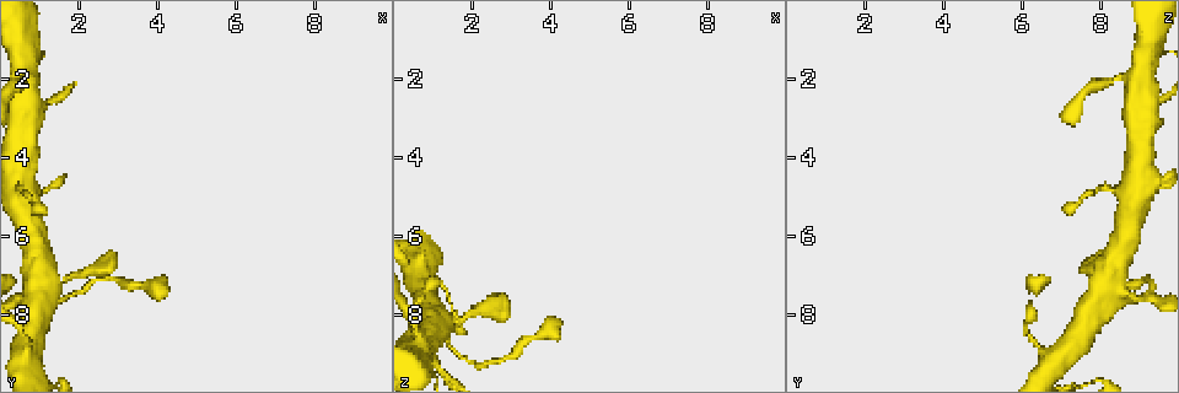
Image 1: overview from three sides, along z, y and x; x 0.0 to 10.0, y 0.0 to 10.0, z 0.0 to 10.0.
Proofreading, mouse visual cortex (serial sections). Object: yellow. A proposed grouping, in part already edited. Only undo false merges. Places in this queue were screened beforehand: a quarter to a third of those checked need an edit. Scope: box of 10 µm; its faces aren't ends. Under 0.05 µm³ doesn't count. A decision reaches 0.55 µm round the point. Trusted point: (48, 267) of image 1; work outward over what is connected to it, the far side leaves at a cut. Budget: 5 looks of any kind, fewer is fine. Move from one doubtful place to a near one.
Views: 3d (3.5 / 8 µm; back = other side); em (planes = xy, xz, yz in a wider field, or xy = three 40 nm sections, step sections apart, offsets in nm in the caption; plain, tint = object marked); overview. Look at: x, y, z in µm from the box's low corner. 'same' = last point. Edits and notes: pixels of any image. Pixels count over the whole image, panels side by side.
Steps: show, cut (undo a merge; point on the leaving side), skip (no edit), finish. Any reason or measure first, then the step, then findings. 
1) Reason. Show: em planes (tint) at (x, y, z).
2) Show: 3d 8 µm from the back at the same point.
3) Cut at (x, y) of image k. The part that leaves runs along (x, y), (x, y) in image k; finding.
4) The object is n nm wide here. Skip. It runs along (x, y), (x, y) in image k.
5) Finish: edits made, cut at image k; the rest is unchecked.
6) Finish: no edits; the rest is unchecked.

Abrupt turn. Show: 3d 3.5 µm at (1.45, 7.65, 8.80).

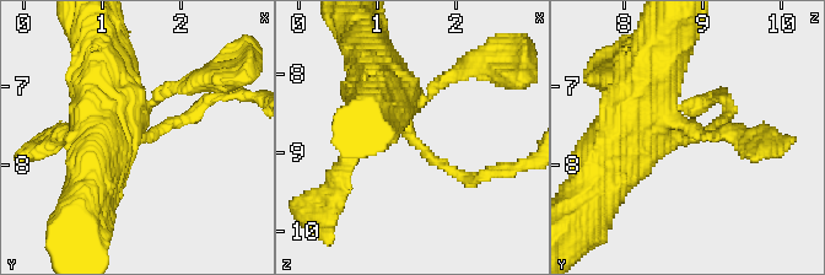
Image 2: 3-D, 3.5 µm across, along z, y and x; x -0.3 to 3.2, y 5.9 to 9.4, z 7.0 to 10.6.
The arms are 150, 700 nm wide. Show: em planes (tint) at (1.45, 7.65, 8.90).

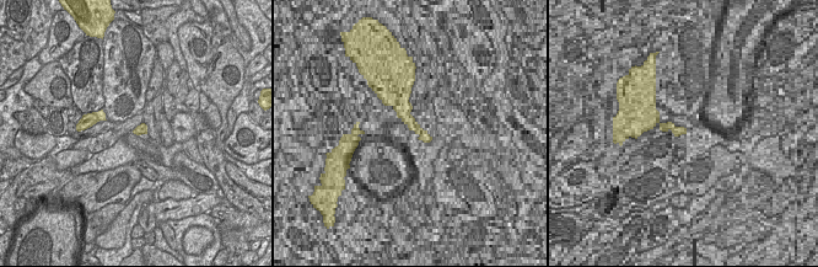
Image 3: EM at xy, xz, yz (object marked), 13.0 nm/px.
Skip. It runs along (387, 98), (416, 145), (478, 179) in image 2; all the same cell.

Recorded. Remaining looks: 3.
Show: em xy step 2 (tint) at (0.85, 1.40, 9.40).

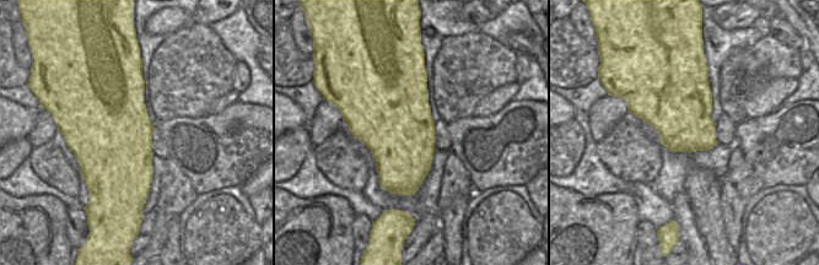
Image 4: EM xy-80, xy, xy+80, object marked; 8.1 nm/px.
See where the arms go. Show: 3d 3.5 µm from the back at the same point.

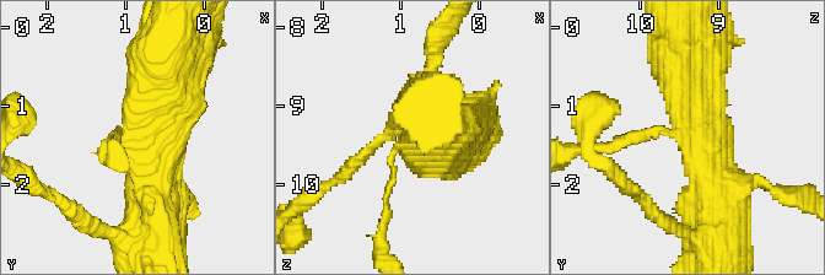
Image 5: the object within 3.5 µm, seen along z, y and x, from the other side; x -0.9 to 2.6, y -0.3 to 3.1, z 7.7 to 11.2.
Skip. It runs along (427, 101), (432, 119), (394, 151), (387, 183) in image 5; all the same cell.

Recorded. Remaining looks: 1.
Finish: no edits; the rest is unchecked.

